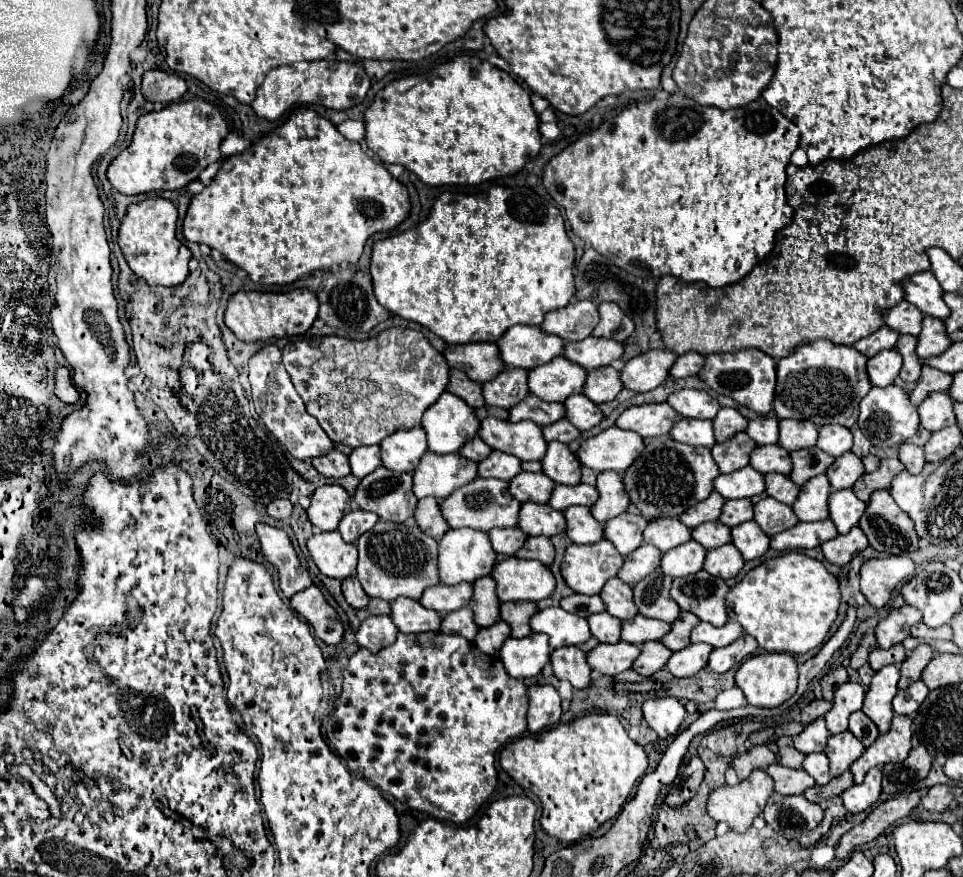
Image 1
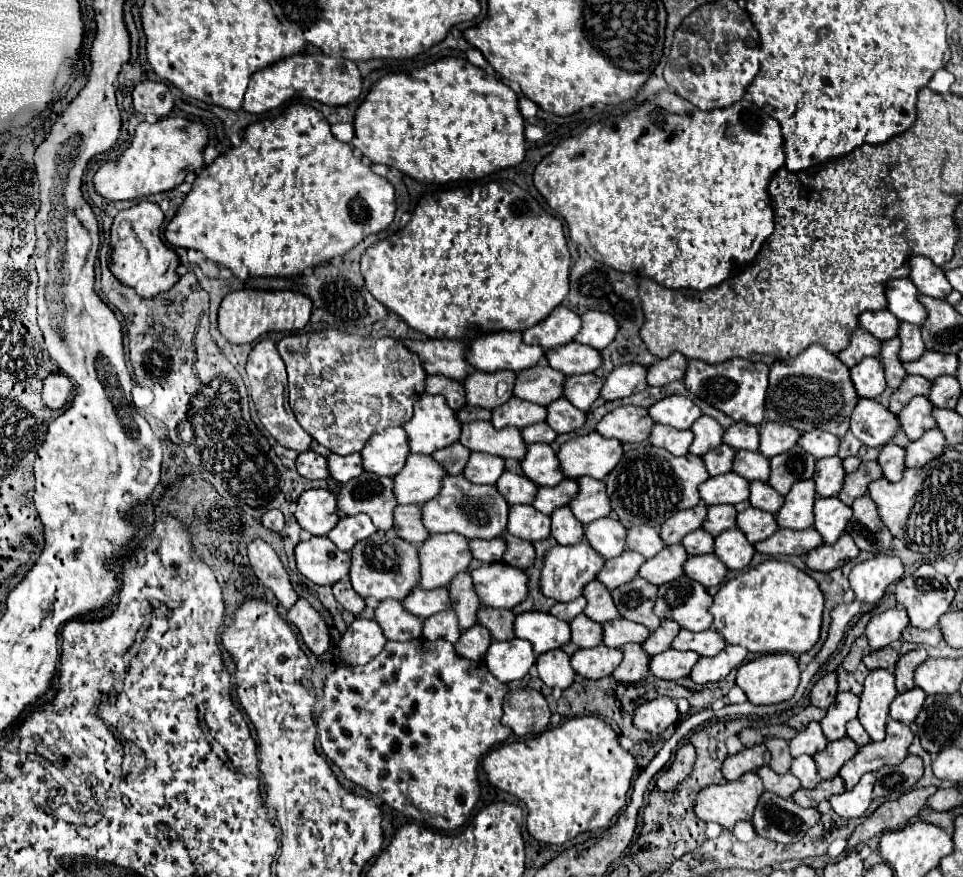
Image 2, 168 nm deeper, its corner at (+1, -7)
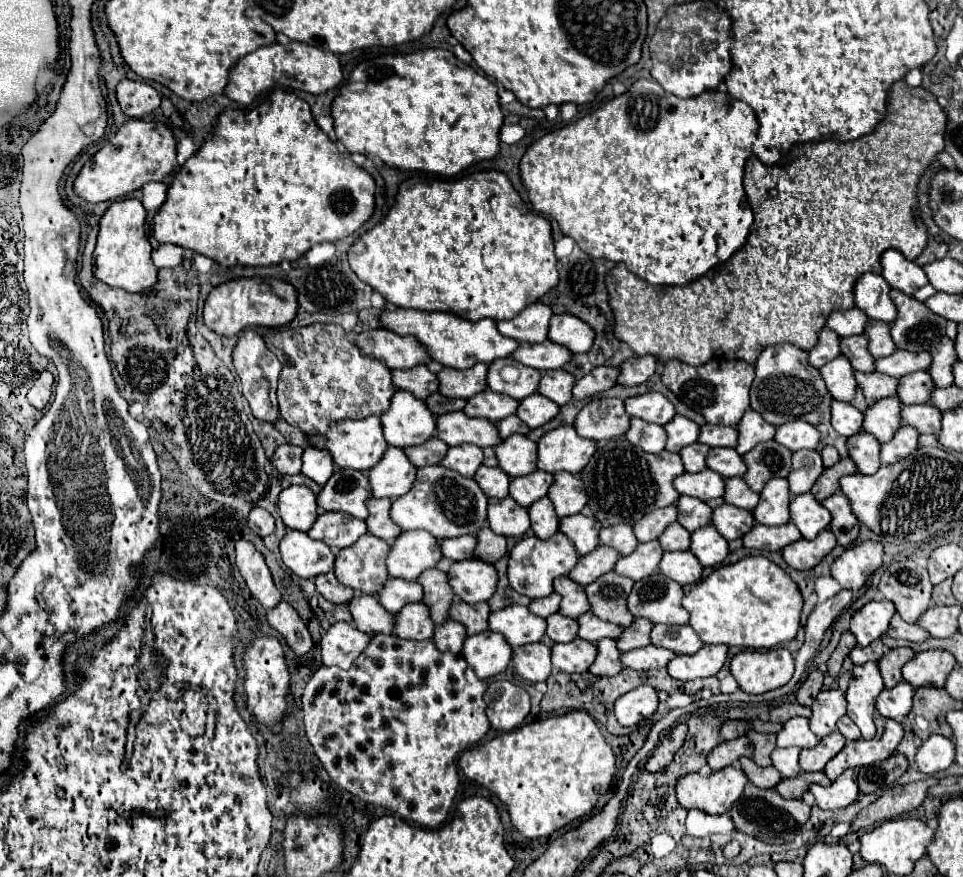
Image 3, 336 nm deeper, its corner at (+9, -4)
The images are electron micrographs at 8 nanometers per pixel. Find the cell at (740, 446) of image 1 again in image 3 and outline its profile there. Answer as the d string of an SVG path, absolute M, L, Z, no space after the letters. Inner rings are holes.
M690 443L690 445L682 447L680 457L682 457L684 469L688 473L704 471L706 469L706 455L708 455L708 451L710 451L710 447L706 447L702 443Z

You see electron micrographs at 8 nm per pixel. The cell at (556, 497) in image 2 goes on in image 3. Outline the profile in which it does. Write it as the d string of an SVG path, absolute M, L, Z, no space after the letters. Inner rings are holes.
M532 471L522 477L510 479L510 497L520 507L530 507L534 499L542 499L552 483L552 475L546 471Z

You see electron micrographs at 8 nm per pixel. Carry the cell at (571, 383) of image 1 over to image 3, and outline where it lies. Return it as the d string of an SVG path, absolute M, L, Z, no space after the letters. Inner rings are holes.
M506 357L506 359L494 359L494 363L490 363L486 383L488 389L510 395L512 399L520 401L526 395L536 393L538 379L540 373L536 369L522 365L512 357Z

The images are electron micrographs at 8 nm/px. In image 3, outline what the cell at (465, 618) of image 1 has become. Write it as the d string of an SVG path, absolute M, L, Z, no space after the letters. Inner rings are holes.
M408 603L406 607L402 607L402 611L394 615L392 635L410 641L430 639L430 635L434 635L434 625L430 623L430 613L426 611L426 605Z

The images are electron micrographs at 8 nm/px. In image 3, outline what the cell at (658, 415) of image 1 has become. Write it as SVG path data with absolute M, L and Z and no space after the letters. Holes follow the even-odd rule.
M612 397L592 399L574 419L578 435L592 441L620 437L626 433L626 427L630 427L630 417L624 411L624 401Z

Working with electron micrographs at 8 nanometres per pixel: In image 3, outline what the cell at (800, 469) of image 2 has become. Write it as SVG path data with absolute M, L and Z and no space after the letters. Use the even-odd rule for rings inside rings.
M764 441L754 447L754 451L748 451L742 455L746 463L746 483L752 491L762 491L766 481L774 477L786 477L790 473L790 459L792 451L774 443L774 441Z

